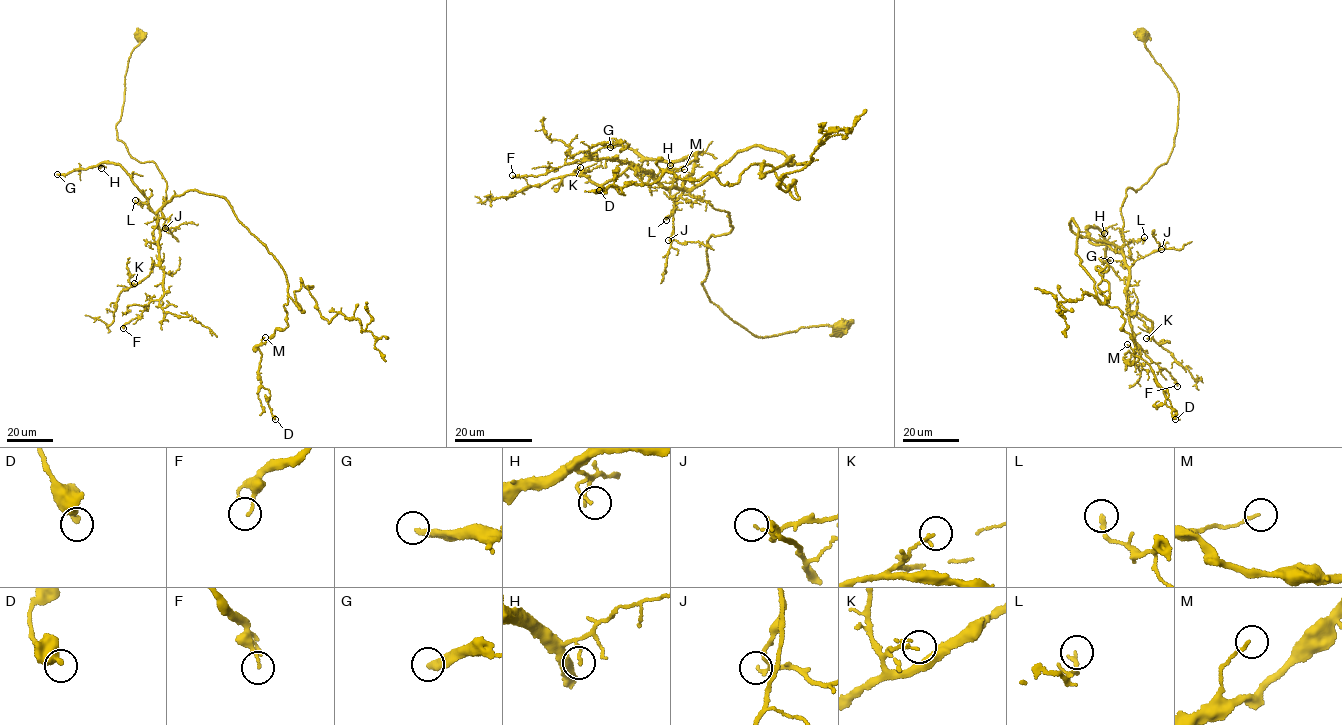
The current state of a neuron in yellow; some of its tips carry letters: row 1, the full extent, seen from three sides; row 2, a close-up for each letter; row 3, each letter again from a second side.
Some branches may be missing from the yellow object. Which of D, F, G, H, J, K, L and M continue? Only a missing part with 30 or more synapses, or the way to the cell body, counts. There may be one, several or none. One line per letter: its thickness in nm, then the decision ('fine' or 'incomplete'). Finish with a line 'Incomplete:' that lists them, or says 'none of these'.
D: 400 nm | fine
F: 110 nm | fine
G: 280 nm | incomplete
H: 90 nm | fine
J: 130 nm | fine
K: 50 nm | fine
L: 160 nm | fine
M: 120 nm | fine
Incomplete: G

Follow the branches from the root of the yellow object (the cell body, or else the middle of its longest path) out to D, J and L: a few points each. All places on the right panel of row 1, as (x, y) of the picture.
D: (1141, 34), (1178, 93), (1174, 146), (1127, 189), (1123, 246), (1068, 225), (1098, 302), (1122, 313), (1175, 419)
J: (1141, 34), (1177, 90), (1177, 128), (1167, 162), (1137, 191), (1127, 189), (1123, 262), (1132, 265), (1161, 249)
L: (1141, 34), (1178, 93), (1174, 146), (1147, 182), (1137, 191), (1127, 189), (1118, 251), (1144, 237)

